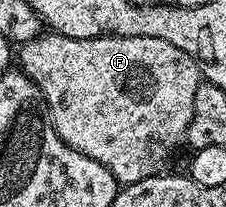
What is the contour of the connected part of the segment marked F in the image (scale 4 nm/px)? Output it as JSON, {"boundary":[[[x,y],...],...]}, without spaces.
{"boundary":[[[54,32],[40,33],[38,38],[22,43],[17,58],[25,58],[23,66],[43,66],[47,74],[55,68],[55,108],[71,108],[67,126],[55,130],[69,148],[97,160],[121,184],[145,180],[160,173],[171,153],[184,145],[189,120],[193,120],[193,96],[201,81],[199,66],[181,48],[173,48],[165,40],[153,36],[124,38],[70,38]]]}

